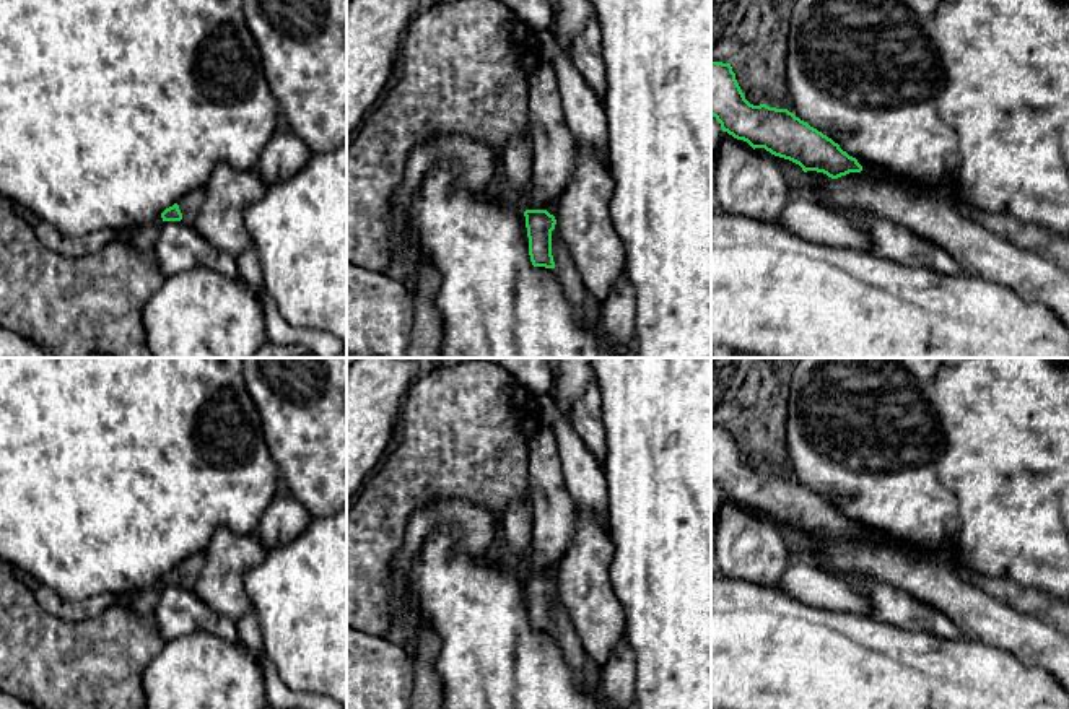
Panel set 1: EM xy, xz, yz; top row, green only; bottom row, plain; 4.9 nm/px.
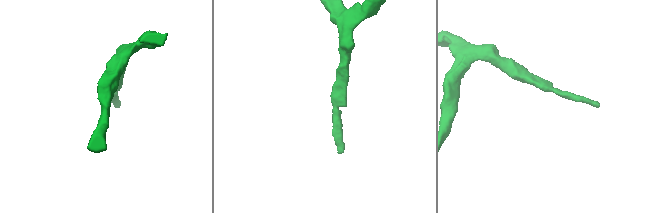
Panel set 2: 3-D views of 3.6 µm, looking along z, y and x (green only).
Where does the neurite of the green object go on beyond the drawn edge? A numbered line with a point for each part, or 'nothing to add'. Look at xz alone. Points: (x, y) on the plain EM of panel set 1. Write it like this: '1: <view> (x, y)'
1: xz (586, 672)

